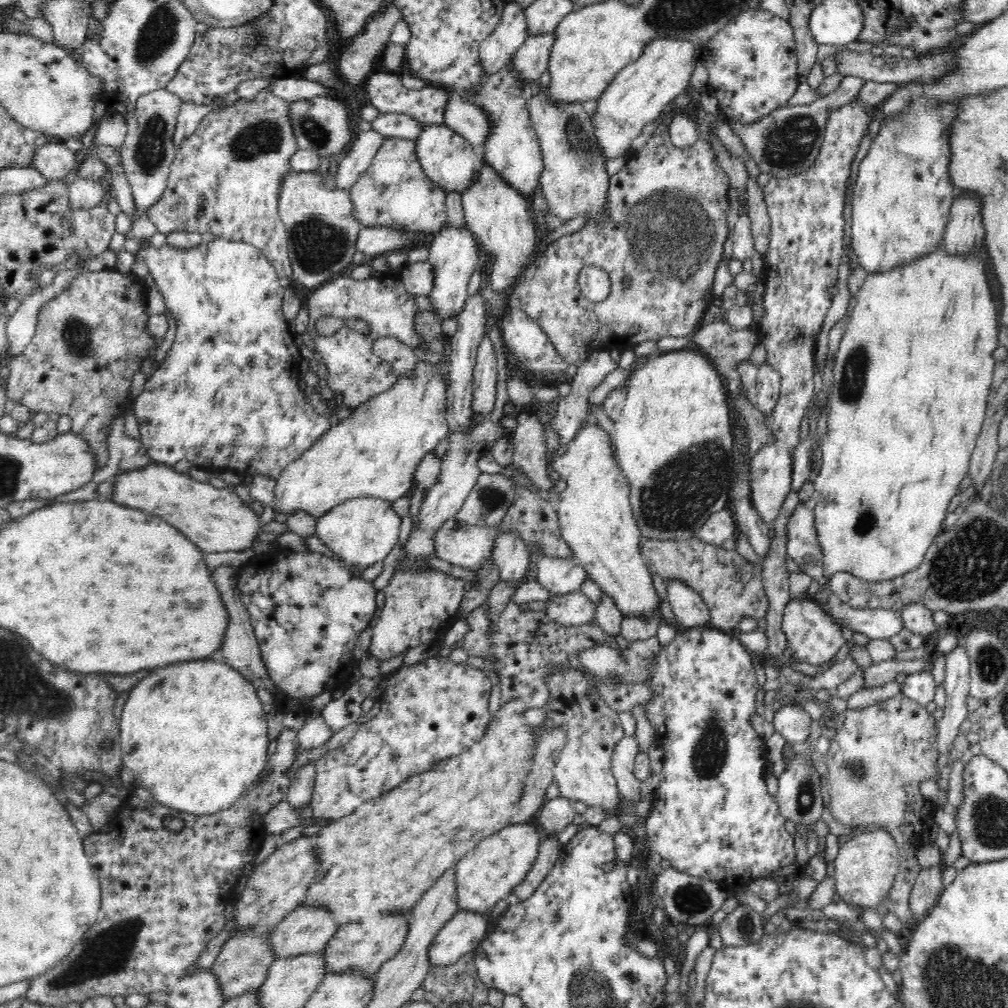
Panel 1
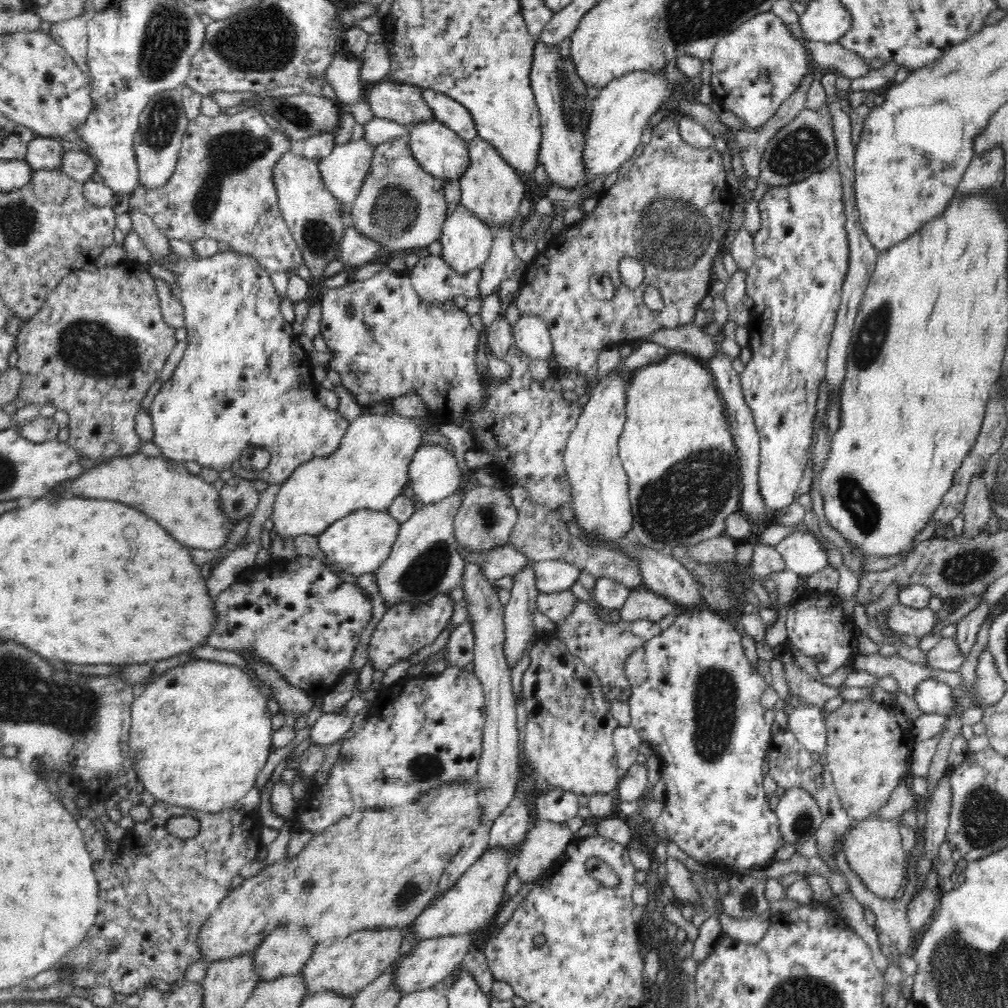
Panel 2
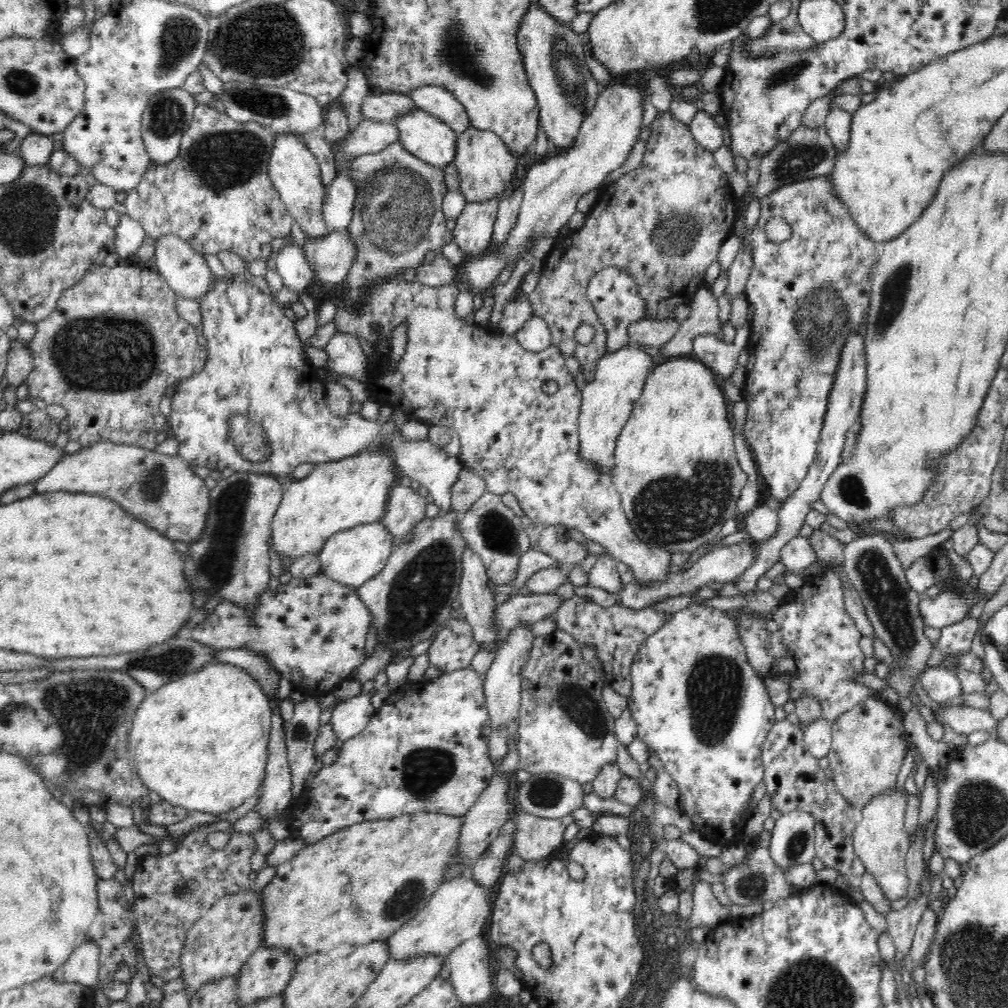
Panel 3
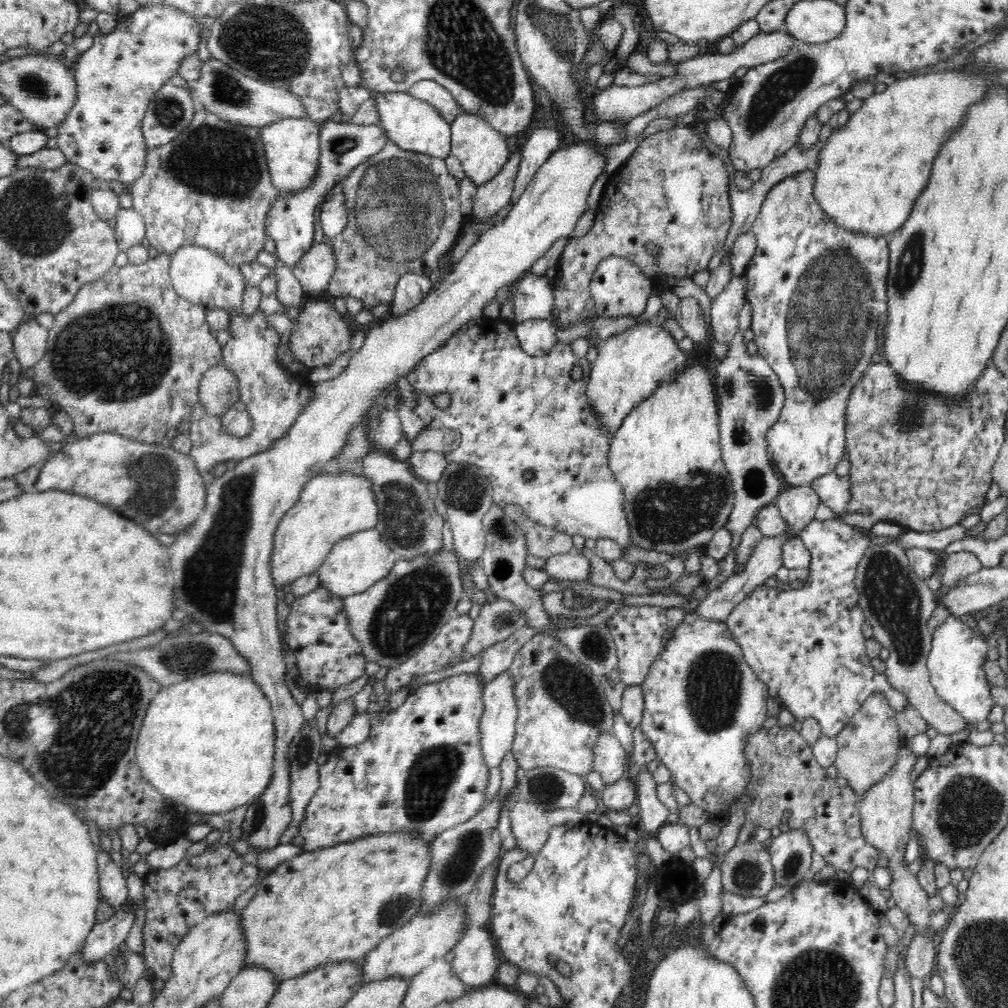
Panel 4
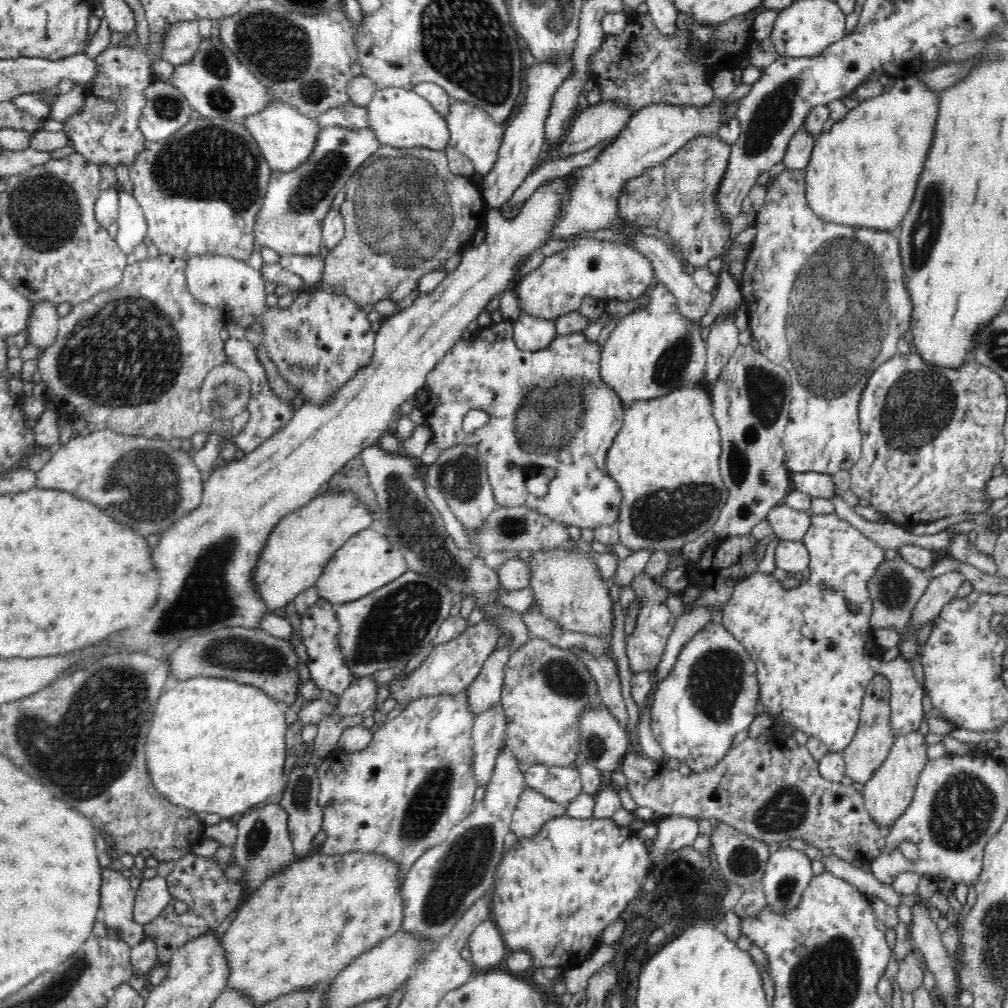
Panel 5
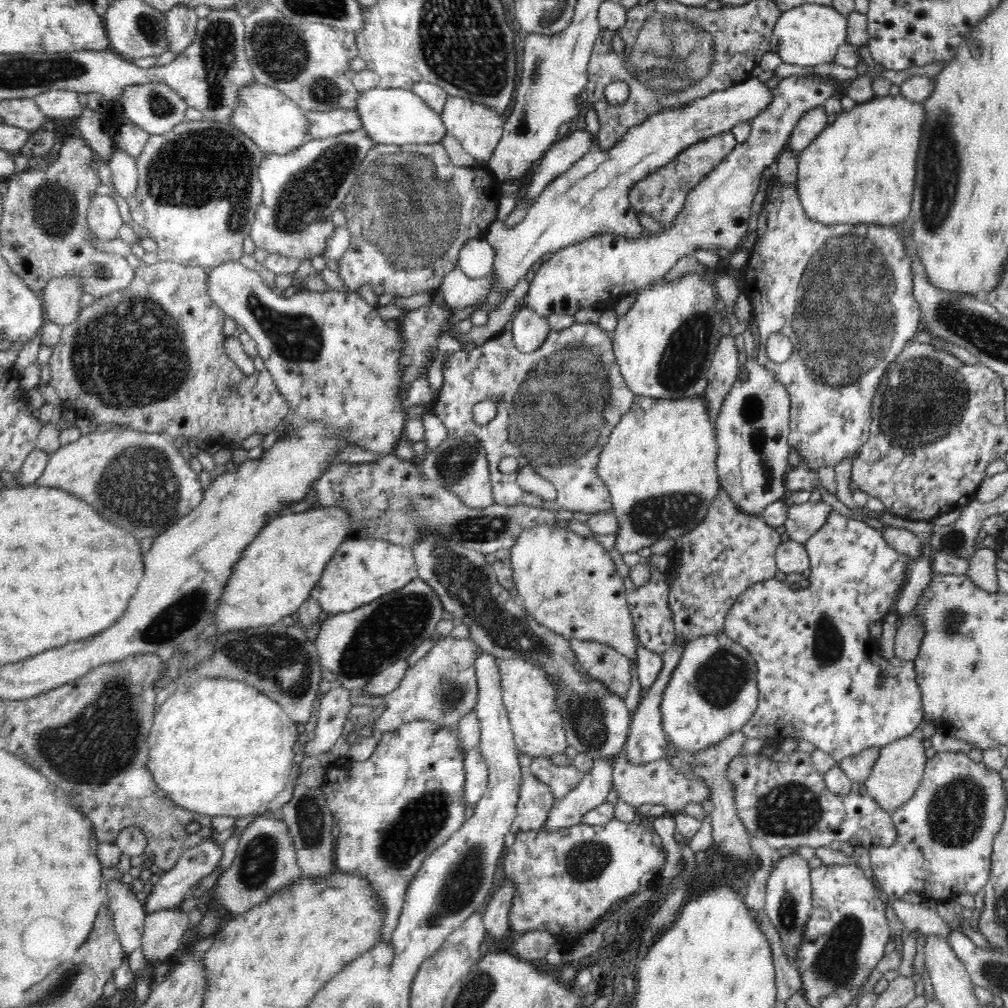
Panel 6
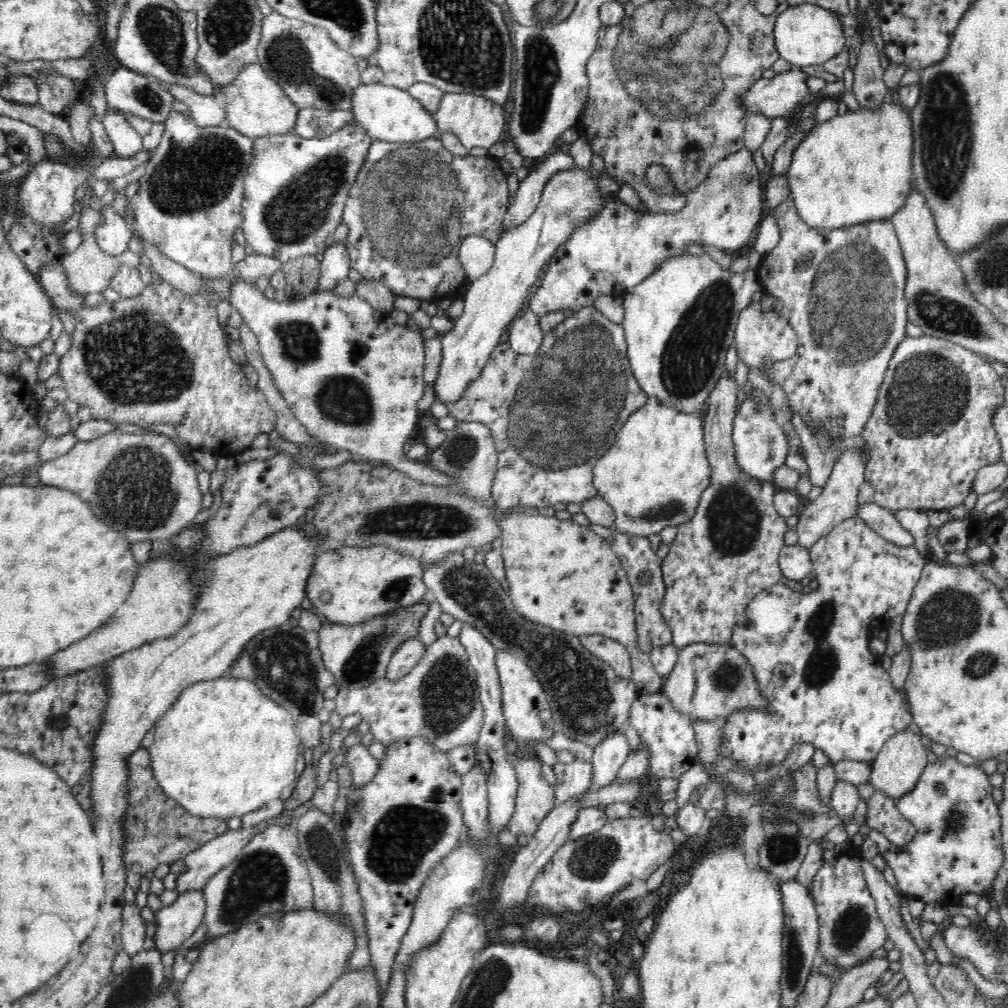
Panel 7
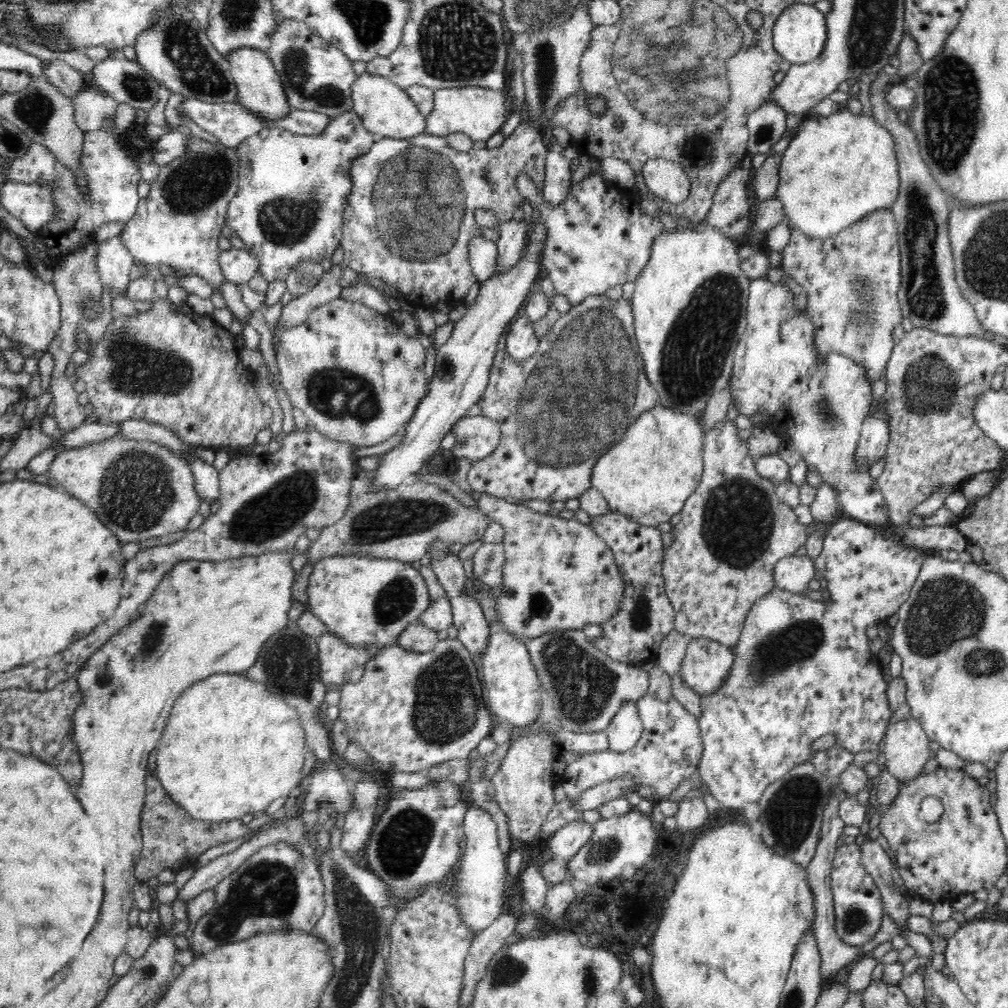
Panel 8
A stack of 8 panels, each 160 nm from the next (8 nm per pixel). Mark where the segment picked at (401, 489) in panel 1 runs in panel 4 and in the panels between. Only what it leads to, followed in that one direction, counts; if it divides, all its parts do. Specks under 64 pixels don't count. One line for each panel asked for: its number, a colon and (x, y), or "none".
2: (369, 471)
3: (337, 495)
4: (331, 507)

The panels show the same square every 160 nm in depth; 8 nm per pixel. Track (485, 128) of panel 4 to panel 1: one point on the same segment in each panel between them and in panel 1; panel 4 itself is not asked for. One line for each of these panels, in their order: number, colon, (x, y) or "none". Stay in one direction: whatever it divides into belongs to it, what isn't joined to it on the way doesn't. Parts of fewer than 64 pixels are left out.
1: (497, 215)
2: (492, 190)
3: (485, 166)

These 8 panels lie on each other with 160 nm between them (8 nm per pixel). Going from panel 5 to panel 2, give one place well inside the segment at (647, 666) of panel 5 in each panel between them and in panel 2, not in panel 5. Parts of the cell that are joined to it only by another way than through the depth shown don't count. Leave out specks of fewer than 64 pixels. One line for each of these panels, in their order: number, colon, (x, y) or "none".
2: (604, 646)
3: (618, 632)
4: (637, 631)

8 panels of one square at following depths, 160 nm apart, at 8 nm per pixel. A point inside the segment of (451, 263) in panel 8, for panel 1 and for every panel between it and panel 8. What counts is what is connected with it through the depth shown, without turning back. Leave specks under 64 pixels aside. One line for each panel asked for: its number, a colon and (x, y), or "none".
1: (394, 191)
2: (400, 206)
3: (398, 216)
4: (404, 213)
5: (405, 212)
6: (411, 209)
7: (440, 198)

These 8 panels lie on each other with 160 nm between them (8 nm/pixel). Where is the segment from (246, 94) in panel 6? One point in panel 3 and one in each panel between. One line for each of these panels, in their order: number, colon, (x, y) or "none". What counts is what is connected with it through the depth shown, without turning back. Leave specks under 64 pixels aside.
3: (294, 171)
4: (292, 147)
5: (286, 138)

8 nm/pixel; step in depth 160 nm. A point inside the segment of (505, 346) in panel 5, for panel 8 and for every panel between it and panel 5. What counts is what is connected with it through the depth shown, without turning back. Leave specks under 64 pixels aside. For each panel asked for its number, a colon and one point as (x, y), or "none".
6: (556, 406)
7: (552, 414)
8: (559, 410)

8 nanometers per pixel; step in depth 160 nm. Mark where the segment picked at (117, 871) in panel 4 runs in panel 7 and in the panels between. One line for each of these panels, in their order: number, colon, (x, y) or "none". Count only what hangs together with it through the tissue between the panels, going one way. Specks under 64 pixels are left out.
5: (117, 905)
6: (128, 915)
7: (133, 933)

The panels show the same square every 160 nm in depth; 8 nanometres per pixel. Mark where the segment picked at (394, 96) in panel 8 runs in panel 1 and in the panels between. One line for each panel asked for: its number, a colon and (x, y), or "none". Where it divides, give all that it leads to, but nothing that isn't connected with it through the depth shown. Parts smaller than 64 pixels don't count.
1: (447, 158)
2: (442, 153)
3: (426, 137)
4: (413, 125)
5: (400, 118)
6: (391, 116)
7: (388, 114)

